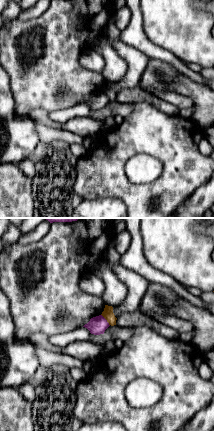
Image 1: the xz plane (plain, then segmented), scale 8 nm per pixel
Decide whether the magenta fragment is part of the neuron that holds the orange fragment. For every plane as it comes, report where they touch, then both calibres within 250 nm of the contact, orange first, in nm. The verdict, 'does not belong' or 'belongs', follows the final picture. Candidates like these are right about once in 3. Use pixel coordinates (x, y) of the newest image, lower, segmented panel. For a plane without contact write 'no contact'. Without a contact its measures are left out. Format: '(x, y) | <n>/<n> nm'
(106, 319) | 90/150 nm

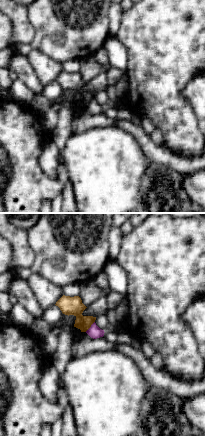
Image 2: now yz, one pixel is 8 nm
(90, 326) | 150/100 nm

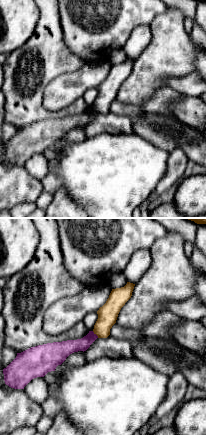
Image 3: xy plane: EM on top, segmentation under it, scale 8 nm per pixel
(95, 333) | 160/120 nm

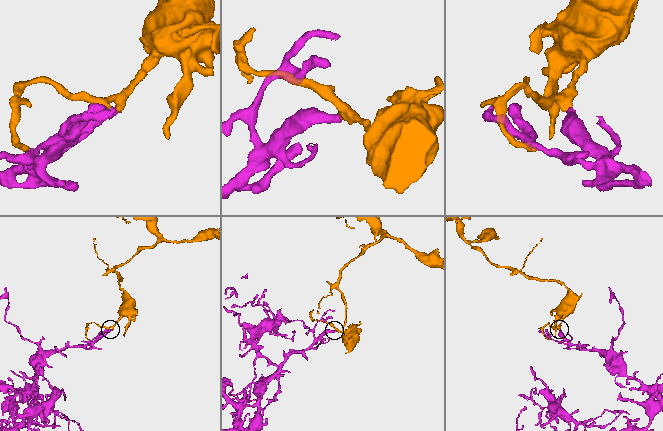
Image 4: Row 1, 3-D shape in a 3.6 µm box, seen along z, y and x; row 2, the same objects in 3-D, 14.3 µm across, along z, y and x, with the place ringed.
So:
does not belong

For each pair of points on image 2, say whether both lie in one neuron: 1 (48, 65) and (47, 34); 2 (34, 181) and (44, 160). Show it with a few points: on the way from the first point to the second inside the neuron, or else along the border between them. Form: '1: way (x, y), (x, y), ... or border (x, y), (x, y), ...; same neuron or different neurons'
1: border (32, 48), (43, 52), (61, 63); different neurons
2: border (45, 144), (39, 158), (39, 166), (55, 178); different neurons

